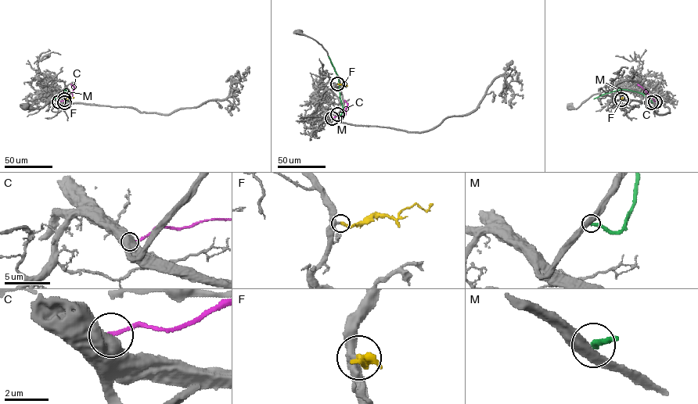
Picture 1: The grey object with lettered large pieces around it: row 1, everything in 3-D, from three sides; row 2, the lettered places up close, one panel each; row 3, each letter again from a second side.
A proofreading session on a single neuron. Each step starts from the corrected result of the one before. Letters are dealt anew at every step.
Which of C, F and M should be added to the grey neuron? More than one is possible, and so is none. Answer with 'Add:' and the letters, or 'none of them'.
Add: F

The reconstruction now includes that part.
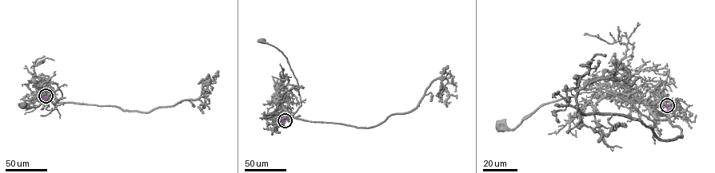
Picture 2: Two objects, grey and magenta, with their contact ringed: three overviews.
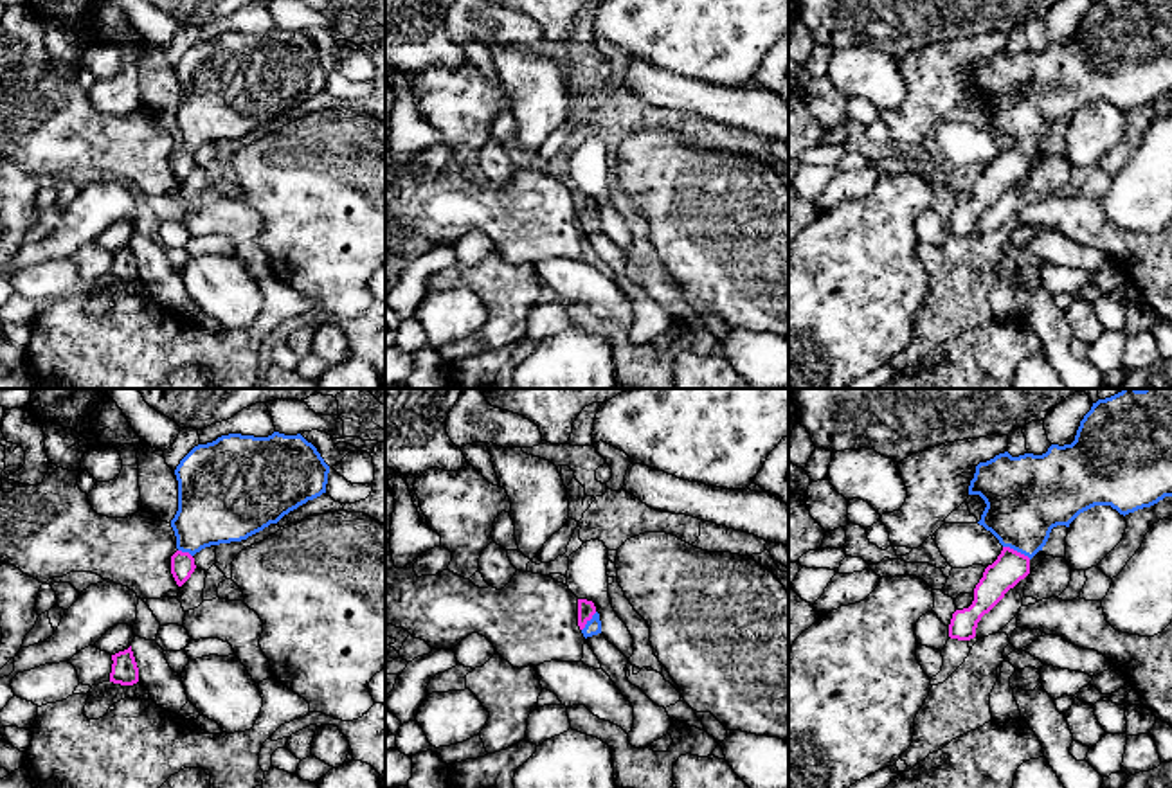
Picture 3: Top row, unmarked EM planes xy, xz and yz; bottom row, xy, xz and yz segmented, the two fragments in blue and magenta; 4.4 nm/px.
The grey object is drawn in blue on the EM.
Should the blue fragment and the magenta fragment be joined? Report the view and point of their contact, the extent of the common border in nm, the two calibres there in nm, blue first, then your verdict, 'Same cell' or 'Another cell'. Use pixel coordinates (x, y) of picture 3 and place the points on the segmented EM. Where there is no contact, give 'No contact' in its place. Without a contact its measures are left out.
Touches blue at yz (1018, 551). Shared border 140 nm. Thickness 360 nm (blue) against 150 nm. Same cell

